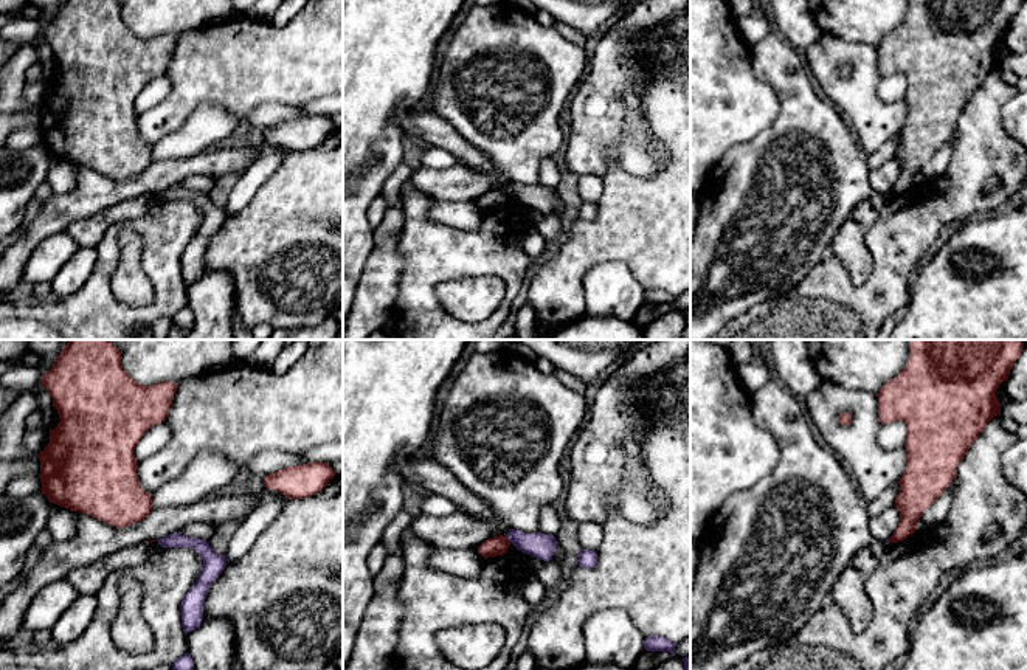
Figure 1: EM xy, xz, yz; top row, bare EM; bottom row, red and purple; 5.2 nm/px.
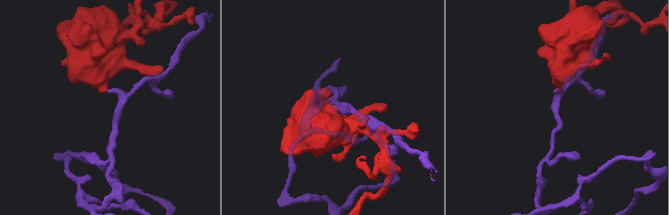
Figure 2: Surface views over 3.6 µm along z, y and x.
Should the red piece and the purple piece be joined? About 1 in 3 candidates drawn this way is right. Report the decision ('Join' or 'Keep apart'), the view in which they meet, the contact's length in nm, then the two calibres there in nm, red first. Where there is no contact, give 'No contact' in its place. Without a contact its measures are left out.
Keep apart. Touches red in xz. Shared border 50 nm. Thickness 100 nm (red) against 130 nm

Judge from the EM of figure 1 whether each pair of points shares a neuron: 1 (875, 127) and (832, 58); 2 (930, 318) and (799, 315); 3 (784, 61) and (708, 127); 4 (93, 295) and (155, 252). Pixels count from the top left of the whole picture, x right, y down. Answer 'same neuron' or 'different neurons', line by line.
1: same neuron
2: different neurons
3: different neurons
4: same neuron

